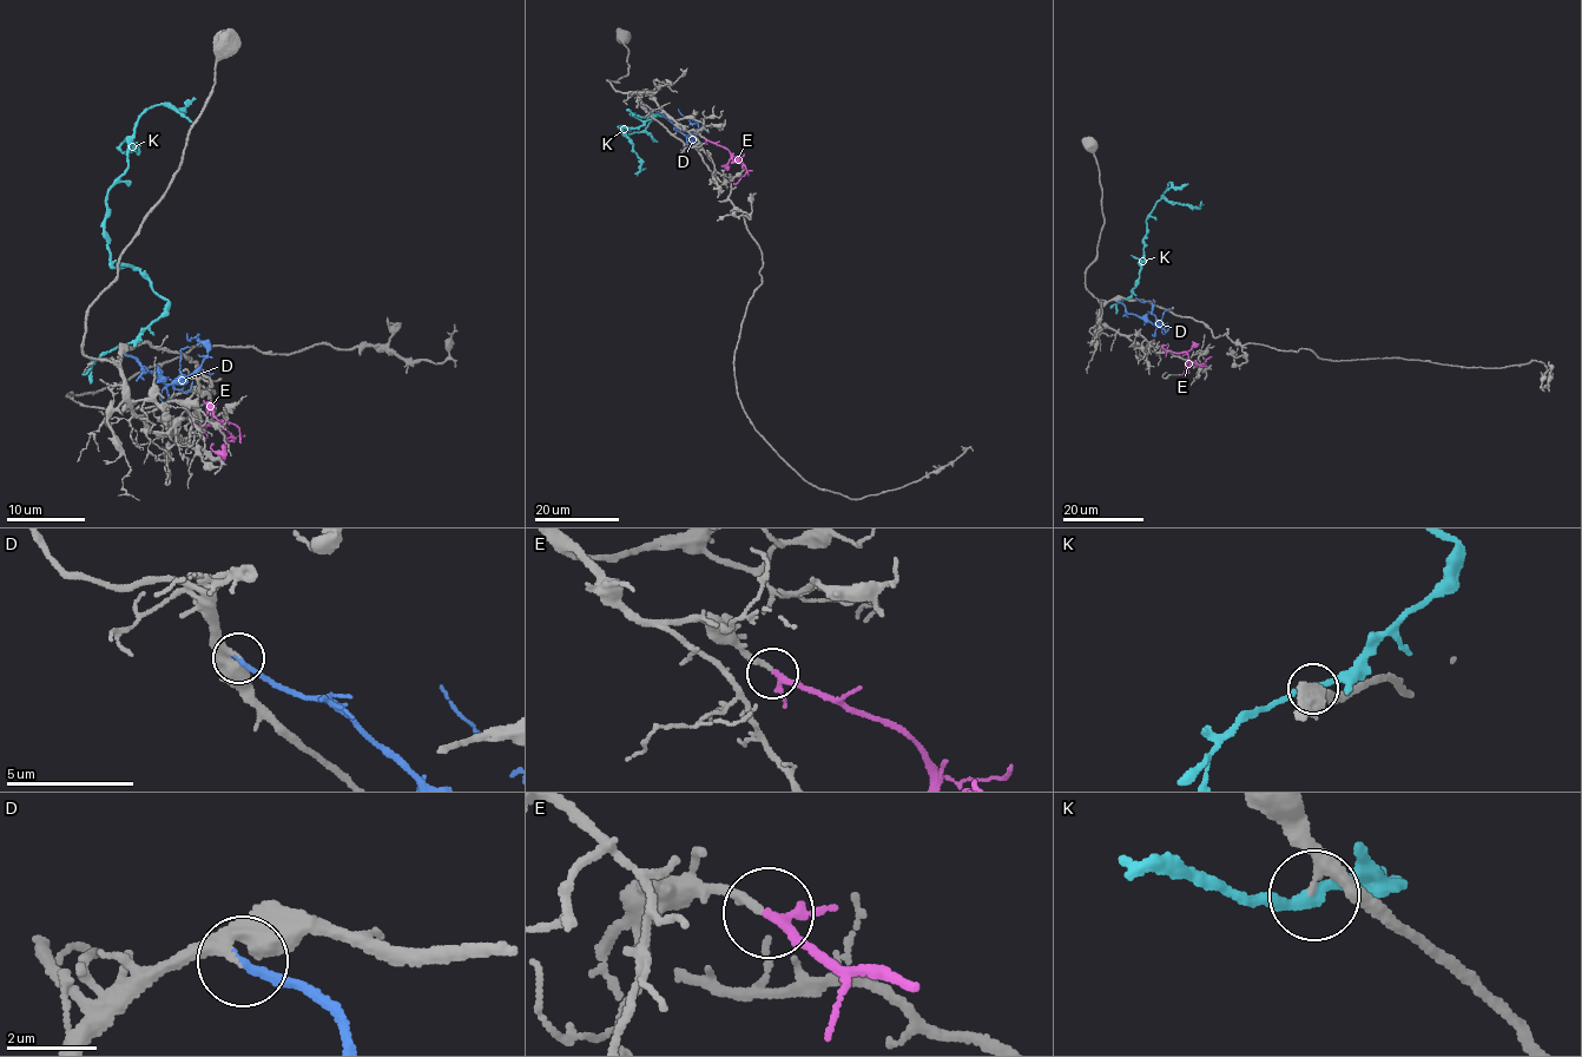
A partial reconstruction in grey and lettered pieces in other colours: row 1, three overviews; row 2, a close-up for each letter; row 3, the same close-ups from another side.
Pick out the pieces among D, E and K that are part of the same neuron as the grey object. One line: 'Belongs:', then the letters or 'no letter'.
Belongs: D, E

